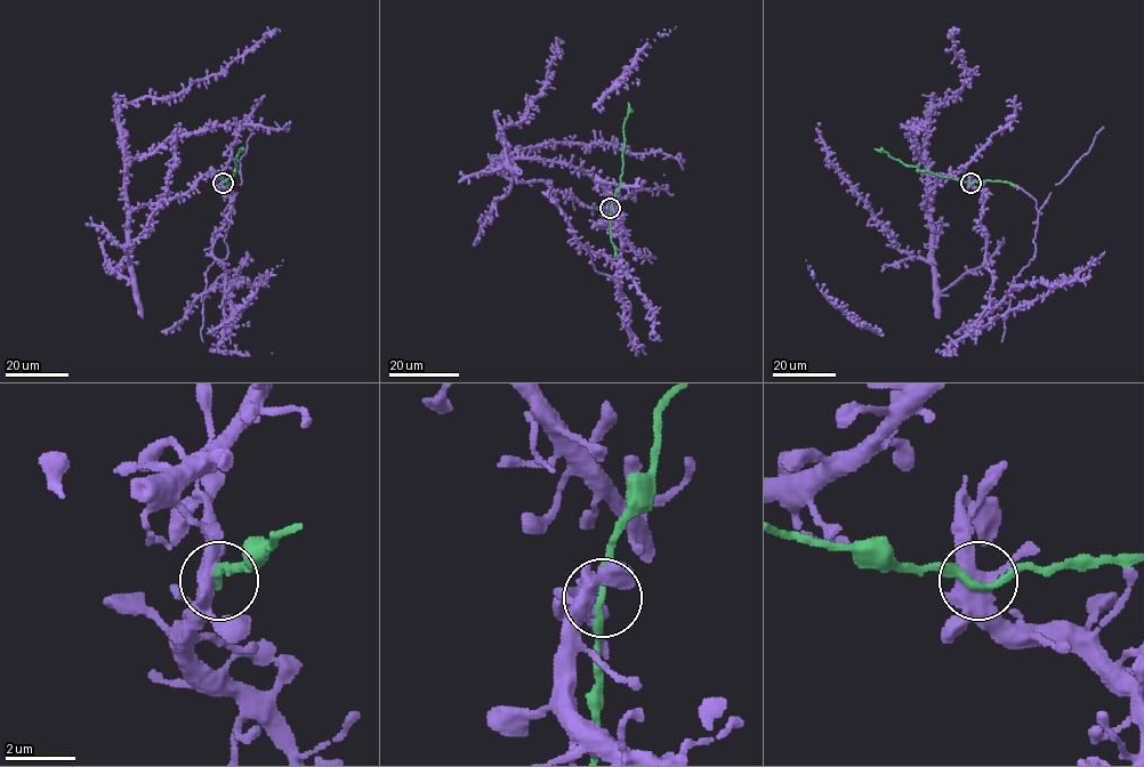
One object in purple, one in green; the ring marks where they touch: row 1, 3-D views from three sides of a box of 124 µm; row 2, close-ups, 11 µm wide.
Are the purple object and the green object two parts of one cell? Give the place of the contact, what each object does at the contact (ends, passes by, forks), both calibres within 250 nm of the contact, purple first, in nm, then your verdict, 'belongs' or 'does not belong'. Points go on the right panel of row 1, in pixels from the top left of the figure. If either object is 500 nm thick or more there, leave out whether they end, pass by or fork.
(971, 183) | purple forks | green passes by | 440/200 nm | belongs

